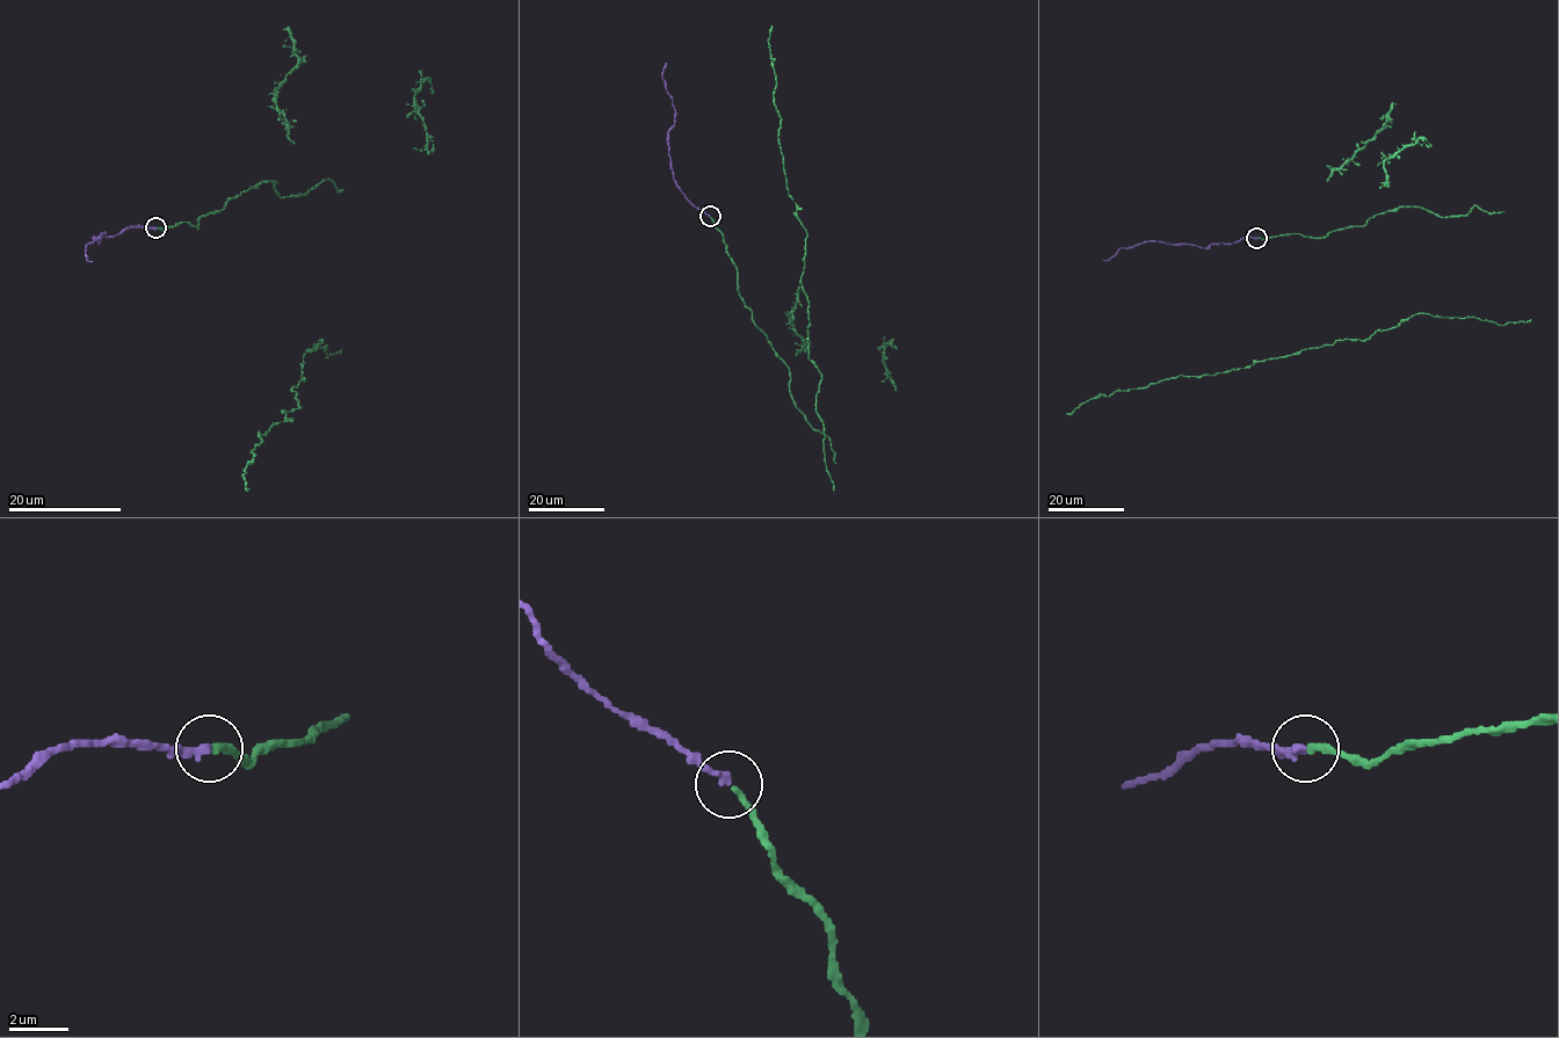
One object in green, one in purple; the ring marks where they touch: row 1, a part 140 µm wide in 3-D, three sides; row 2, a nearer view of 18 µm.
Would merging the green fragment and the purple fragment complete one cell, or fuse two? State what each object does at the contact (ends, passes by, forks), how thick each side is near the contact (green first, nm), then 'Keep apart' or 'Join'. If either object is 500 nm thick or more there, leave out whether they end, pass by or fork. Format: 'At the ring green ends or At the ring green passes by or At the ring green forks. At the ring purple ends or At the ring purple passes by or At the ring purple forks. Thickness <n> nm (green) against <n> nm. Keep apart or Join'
At the ring green ends. At the ring purple ends. Thickness 280 nm (green) against 280 nm. Join

